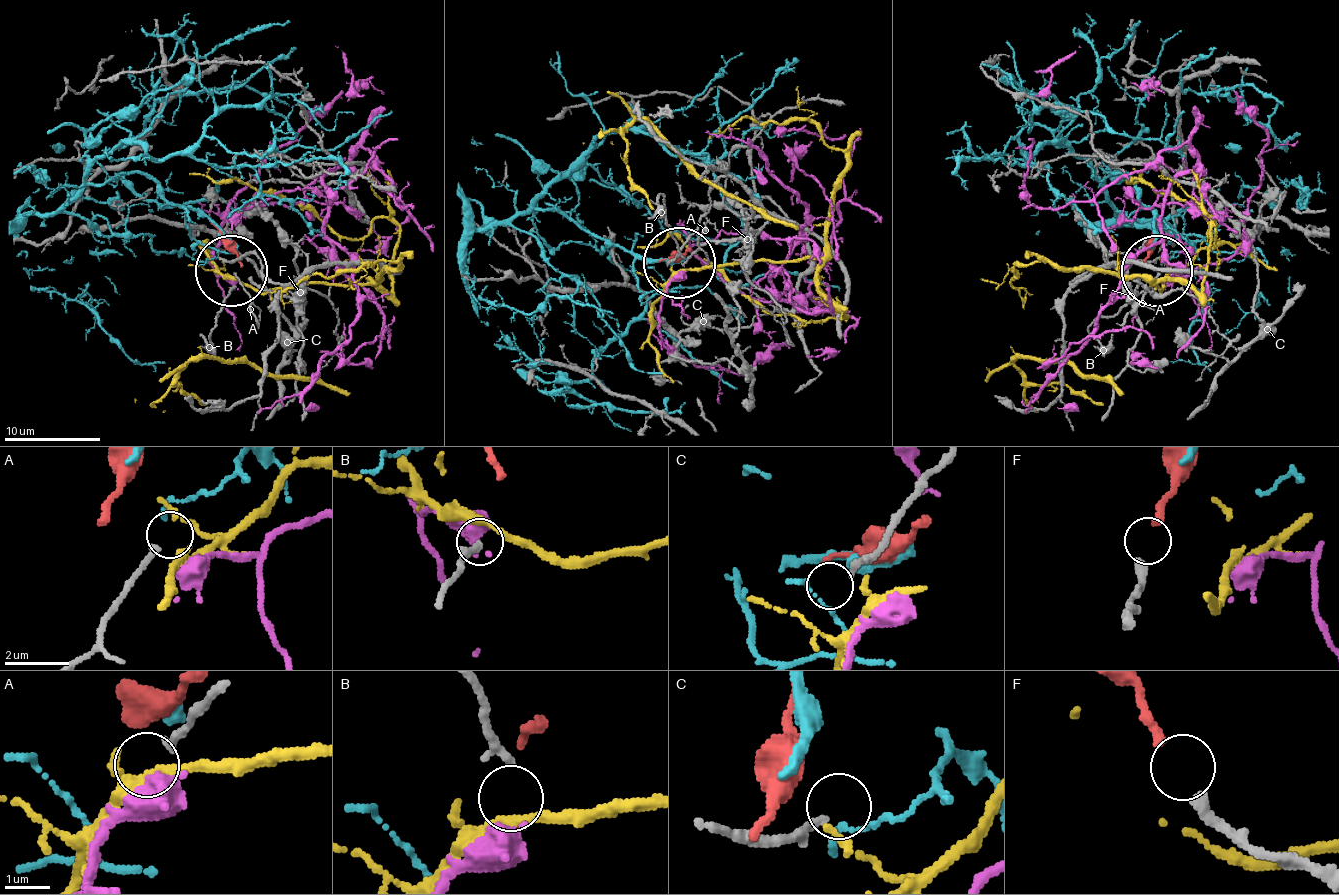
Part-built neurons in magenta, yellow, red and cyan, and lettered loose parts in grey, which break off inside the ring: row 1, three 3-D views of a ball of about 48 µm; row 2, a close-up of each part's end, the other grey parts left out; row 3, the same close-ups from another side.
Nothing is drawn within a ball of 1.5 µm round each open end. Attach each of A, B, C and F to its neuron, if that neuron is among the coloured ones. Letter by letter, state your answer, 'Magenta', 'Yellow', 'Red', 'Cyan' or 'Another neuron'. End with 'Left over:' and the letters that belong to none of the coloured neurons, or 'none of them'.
A: Another neuron
B: Magenta
C: Another neuron
F: Red
Left over: A, C

